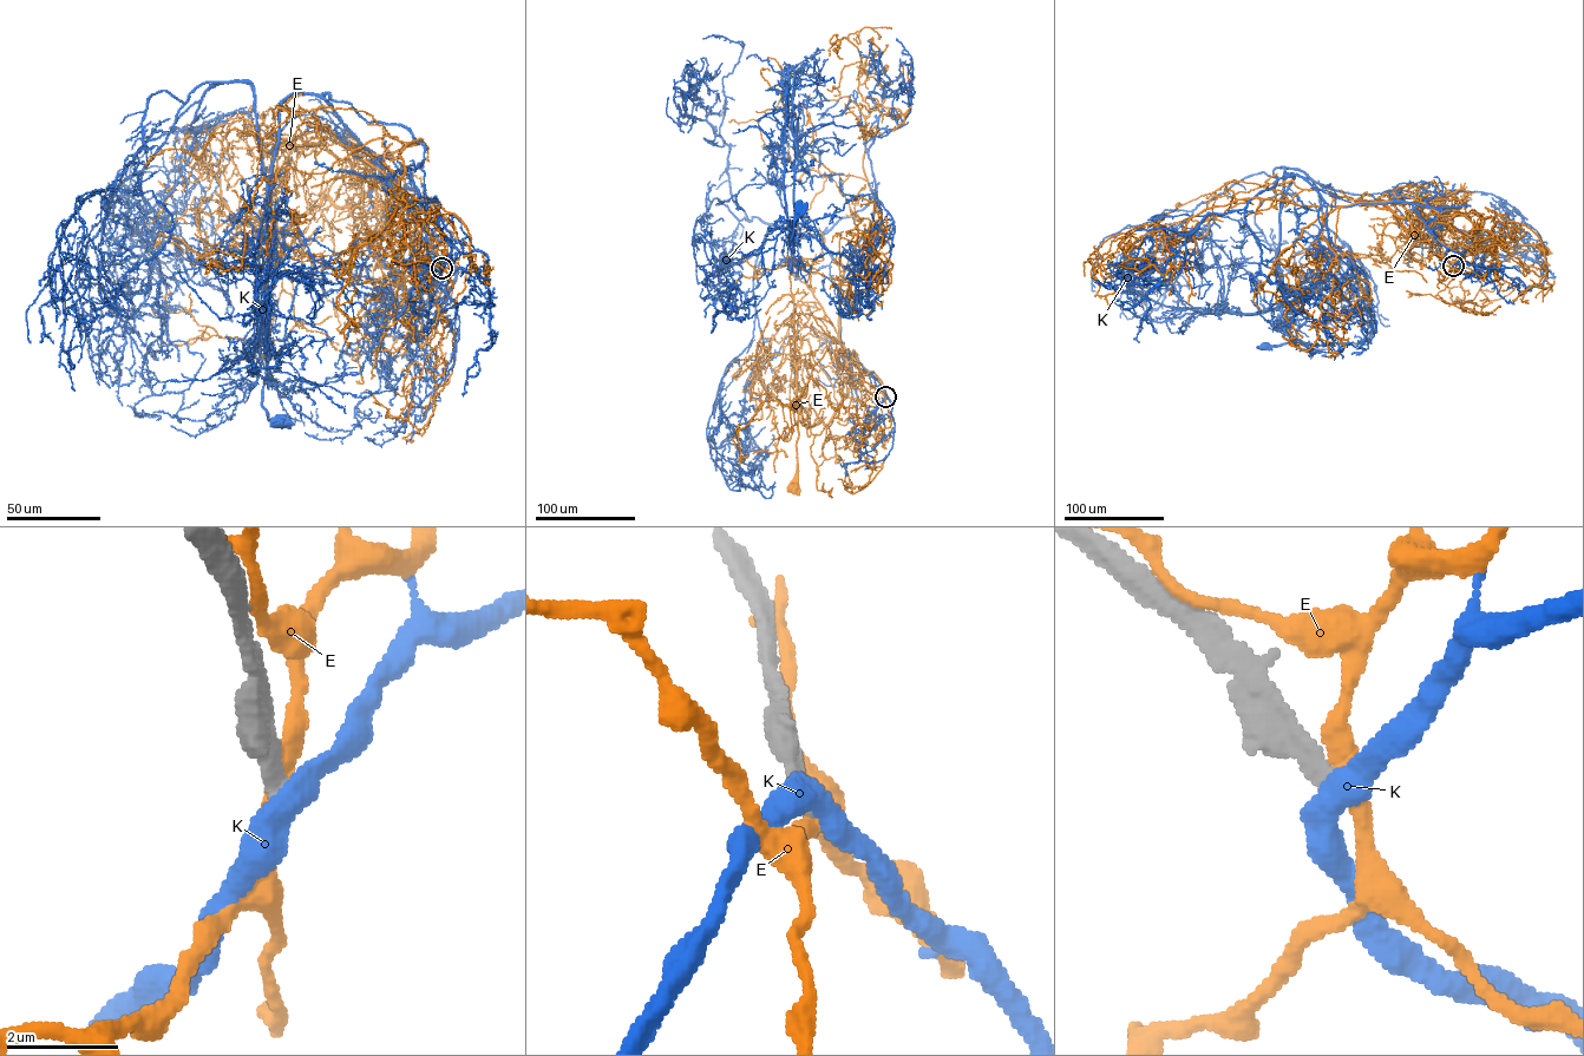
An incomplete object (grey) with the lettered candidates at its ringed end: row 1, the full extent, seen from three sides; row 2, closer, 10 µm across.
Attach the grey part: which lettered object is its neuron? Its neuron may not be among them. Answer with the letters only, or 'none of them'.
none of them

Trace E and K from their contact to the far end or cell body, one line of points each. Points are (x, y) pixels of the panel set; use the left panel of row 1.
E: (440, 268), (436, 224), (371, 177), (354, 205), (325, 197), (305, 212), (274, 263), (274, 223), (269, 235)
K: (440, 268), (438, 229), (321, 96), (292, 94), (255, 254), (262, 405), (282, 419)

